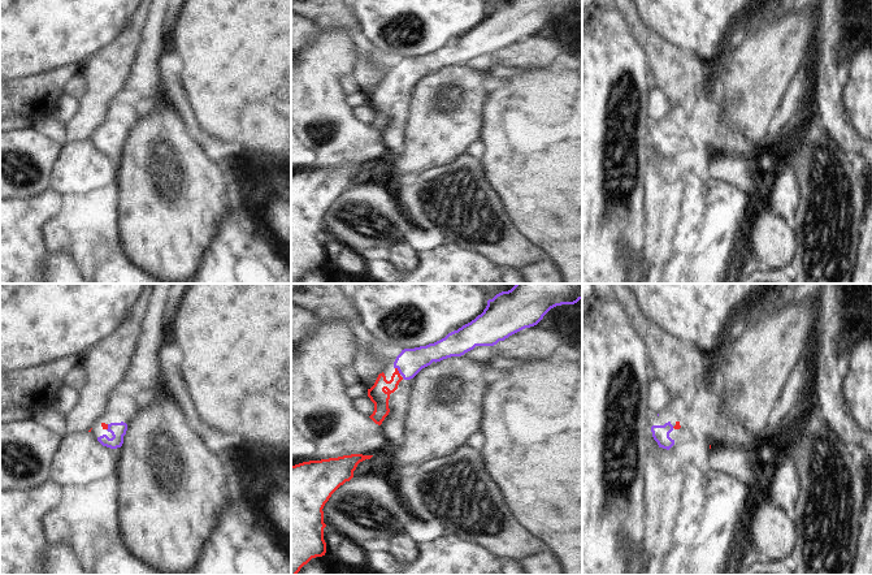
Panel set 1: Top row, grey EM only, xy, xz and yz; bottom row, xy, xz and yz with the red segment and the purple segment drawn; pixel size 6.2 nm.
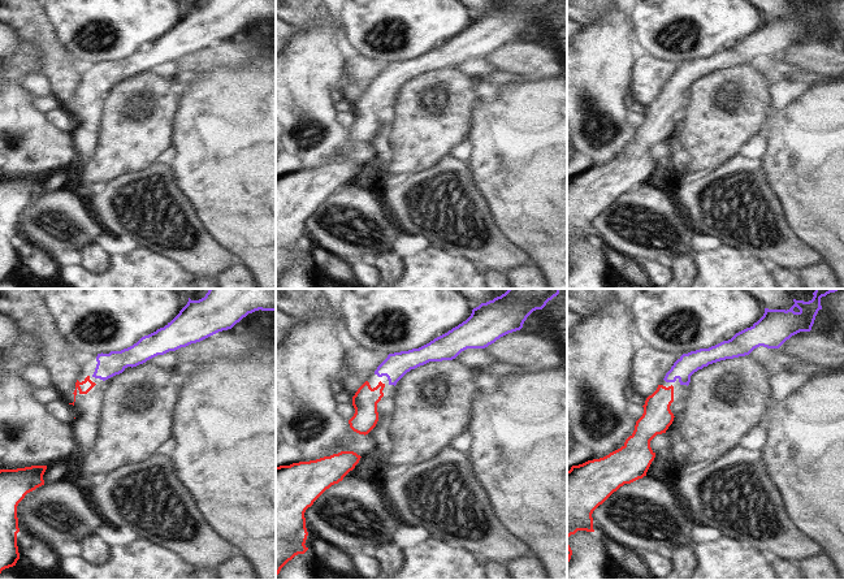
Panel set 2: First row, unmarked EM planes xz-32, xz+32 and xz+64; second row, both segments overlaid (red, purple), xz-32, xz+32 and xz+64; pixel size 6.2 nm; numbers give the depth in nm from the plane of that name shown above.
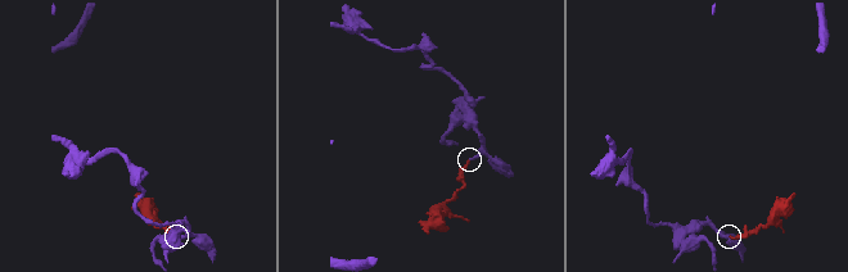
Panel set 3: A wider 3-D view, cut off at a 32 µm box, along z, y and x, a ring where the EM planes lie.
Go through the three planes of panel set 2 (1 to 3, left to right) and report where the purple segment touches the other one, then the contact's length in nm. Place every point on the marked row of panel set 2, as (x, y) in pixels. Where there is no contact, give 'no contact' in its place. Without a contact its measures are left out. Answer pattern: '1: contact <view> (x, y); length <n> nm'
1: no contact
2: no contact
3: no contact

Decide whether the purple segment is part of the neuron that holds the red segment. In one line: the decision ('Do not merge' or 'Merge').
Merge

